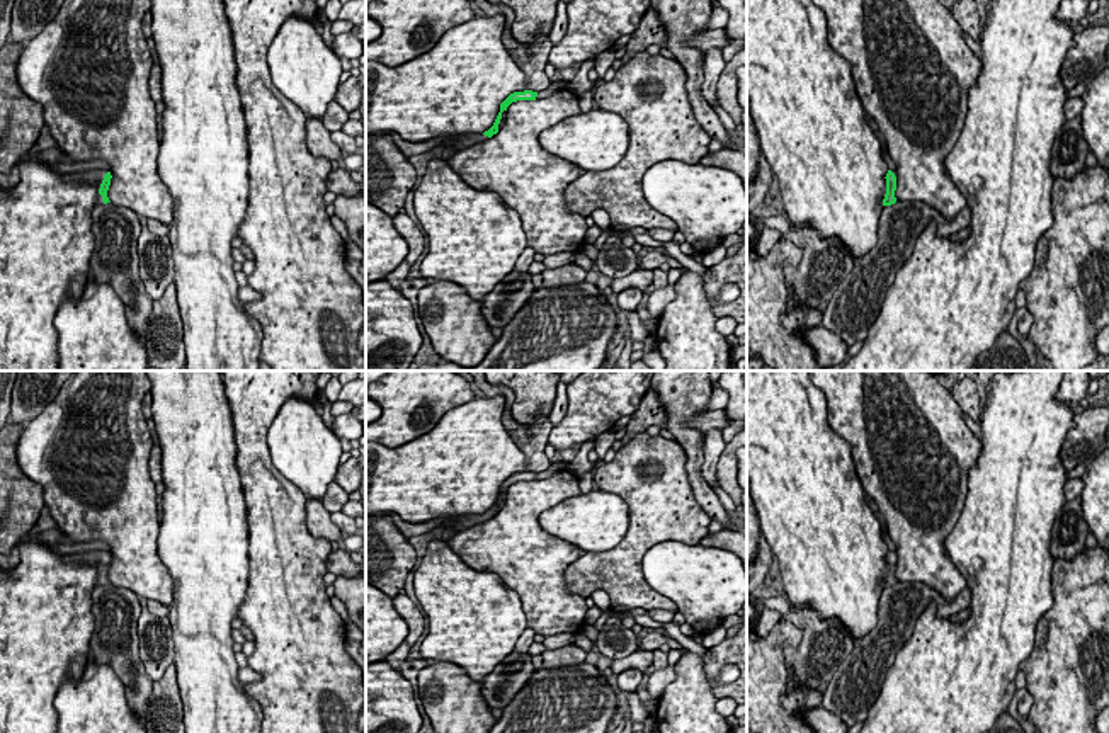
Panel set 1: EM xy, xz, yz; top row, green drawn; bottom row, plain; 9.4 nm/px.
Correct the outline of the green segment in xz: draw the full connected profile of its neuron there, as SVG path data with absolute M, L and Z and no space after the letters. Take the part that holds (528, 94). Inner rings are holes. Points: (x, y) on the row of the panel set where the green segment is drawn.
M524 90L524 92L510 94L500 104L500 112L498 112L493 126L488 131L485 131L483 134L463 134L463 136L458 136L454 141L442 143L442 146L447 146L447 148L464 148L464 146L471 146L475 143L480 143L480 141L485 141L485 139L492 138L493 134L498 133L498 124L500 124L500 119L502 119L502 112L507 111L507 107L512 102L517 102L517 100L536 100L536 97L537 97L537 92L532 92L532 90Z

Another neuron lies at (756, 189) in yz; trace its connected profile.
M760 153L757 175L754 180L747 180L747 218L760 202L764 202L764 197L771 189L772 179L774 179L774 173L765 156Z

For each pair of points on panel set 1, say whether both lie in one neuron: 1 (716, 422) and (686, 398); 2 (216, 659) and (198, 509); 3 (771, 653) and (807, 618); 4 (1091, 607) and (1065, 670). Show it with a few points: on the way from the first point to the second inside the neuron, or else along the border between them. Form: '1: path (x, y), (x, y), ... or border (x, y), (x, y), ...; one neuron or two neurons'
1: border (706, 410), (682, 424); two neurons
2: path (204, 621), (204, 546); one neuron
3: border (788, 619), (801, 640), (784, 650), (786, 667); two neurons
4: path (1086, 623), (1077, 640), (1077, 655); one neuron

